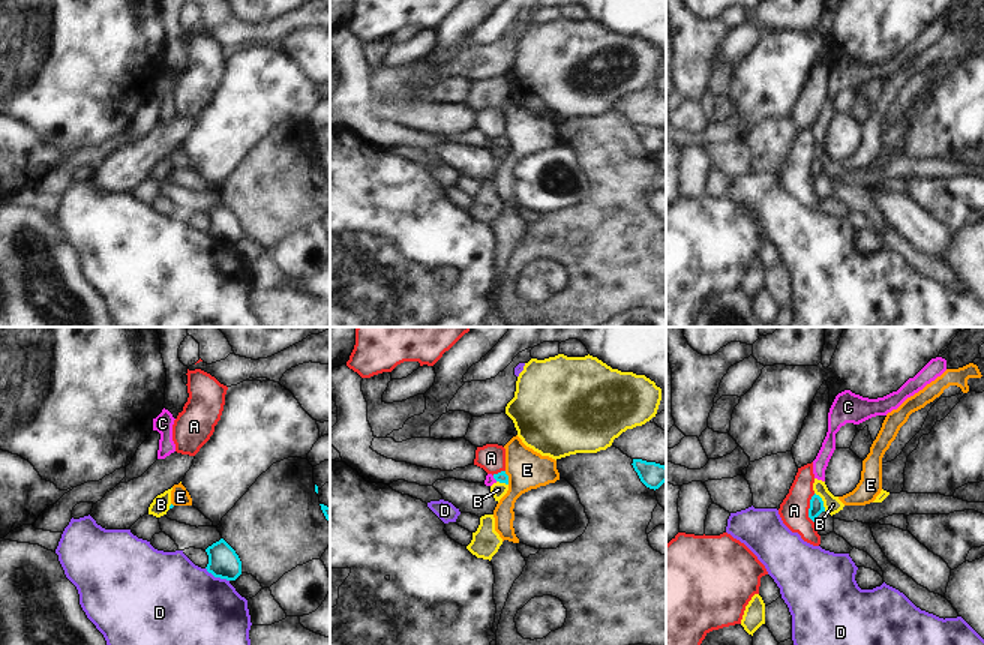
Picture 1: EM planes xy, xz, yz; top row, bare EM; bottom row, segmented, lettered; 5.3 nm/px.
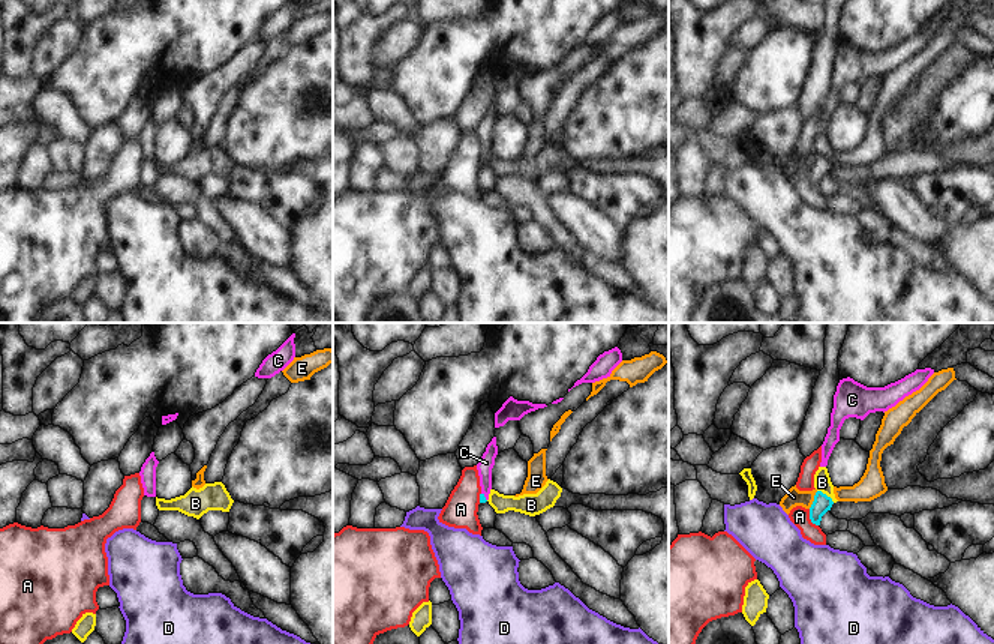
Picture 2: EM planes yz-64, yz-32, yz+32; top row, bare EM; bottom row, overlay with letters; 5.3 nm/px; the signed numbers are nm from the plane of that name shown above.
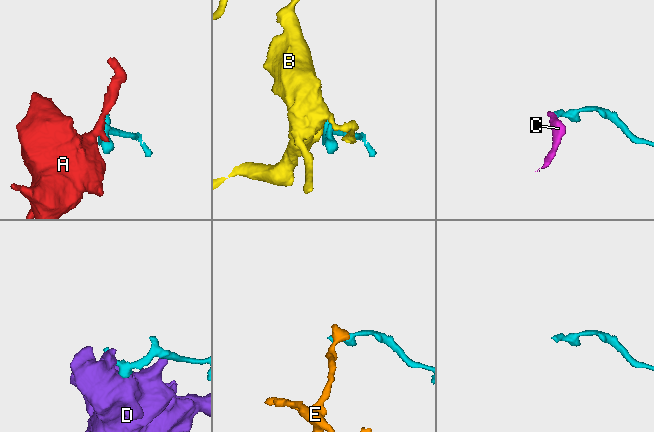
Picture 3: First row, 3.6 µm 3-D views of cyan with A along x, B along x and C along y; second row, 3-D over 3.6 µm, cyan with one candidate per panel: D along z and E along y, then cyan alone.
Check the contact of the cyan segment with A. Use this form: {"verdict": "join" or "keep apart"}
{"verdict": "keep apart"}

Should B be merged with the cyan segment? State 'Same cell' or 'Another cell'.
Another cell

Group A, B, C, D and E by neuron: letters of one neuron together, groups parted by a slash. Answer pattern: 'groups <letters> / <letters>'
groups A / B / C / D / E

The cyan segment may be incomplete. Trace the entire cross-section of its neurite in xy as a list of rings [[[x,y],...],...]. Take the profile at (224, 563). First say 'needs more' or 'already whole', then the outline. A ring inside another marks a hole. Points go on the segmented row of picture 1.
already whole; [[[224,538],[208,546],[206,552],[208,555],[206,568],[214,578],[236,580],[242,574],[242,561]]]

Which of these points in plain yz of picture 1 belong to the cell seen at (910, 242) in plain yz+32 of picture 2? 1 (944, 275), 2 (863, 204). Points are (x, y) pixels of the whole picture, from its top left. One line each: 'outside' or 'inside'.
1: inside
2: inside

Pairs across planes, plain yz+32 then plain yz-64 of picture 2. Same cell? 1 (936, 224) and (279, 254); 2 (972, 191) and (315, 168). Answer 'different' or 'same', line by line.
1: same
2: different

